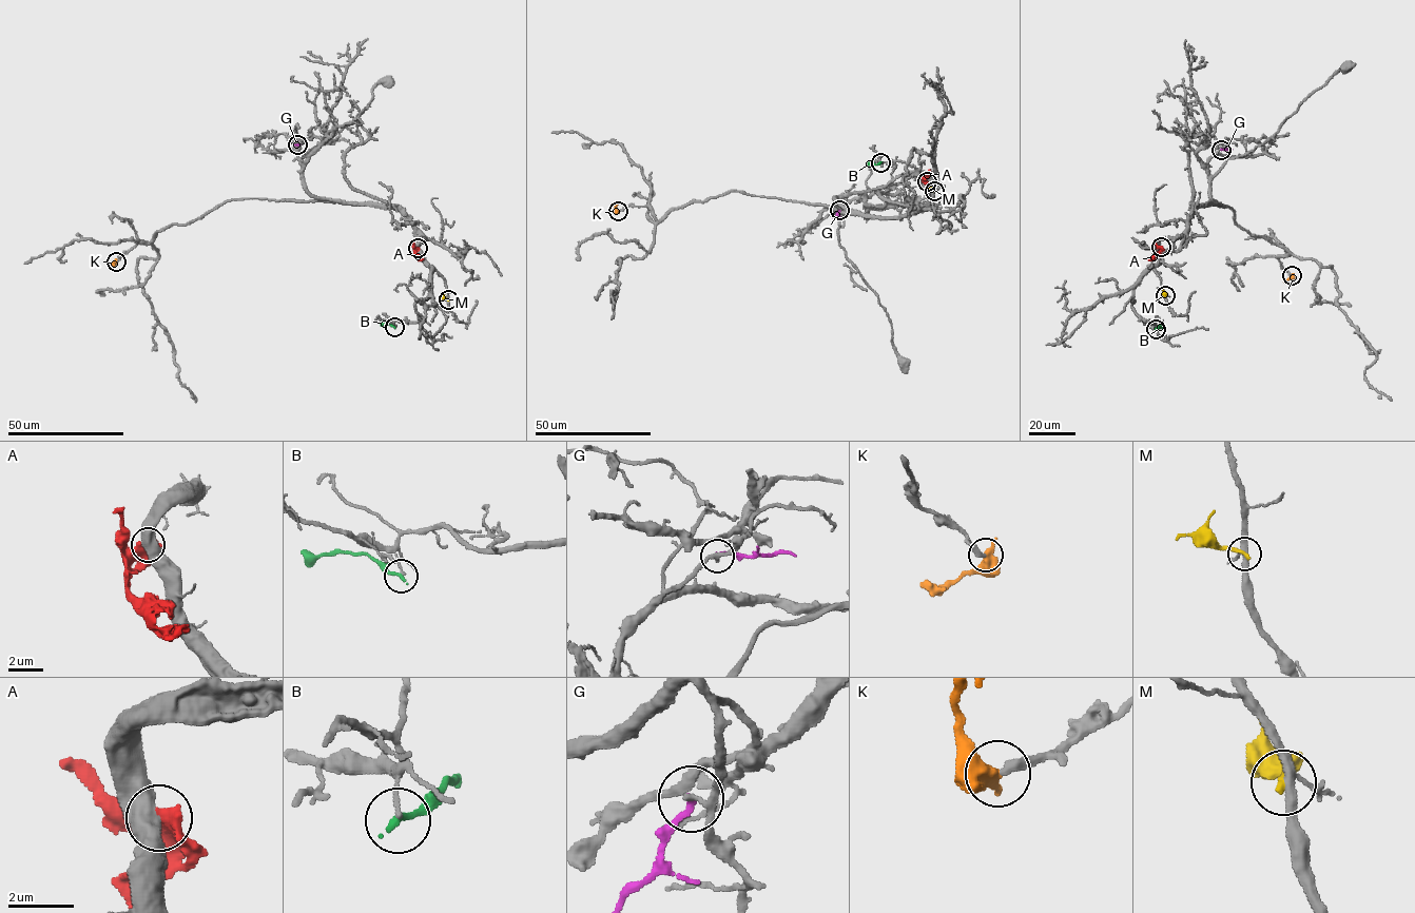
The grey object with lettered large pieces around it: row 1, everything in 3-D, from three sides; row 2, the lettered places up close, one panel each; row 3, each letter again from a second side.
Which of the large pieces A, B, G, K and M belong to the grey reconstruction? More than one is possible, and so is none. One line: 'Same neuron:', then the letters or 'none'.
Same neuron: K

